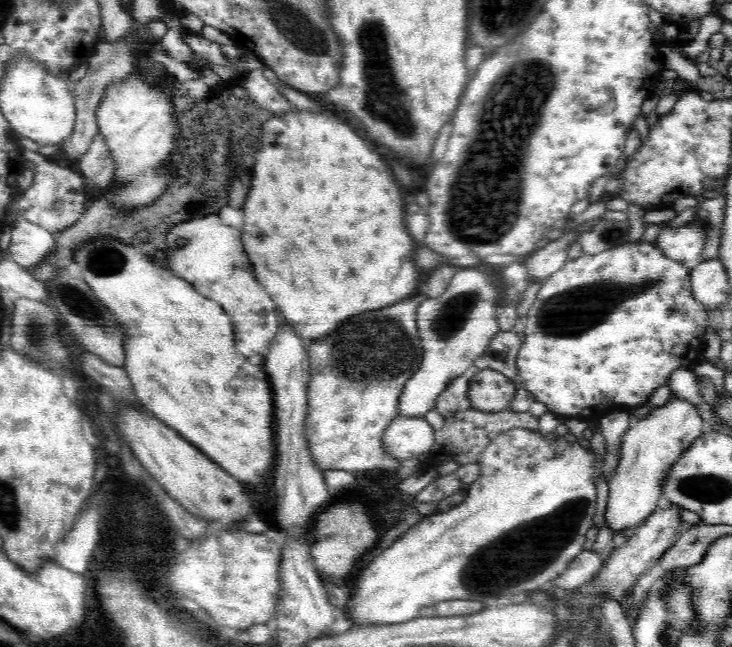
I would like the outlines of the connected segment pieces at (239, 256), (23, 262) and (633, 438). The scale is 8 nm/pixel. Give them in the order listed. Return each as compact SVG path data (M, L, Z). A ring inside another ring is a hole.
M206 216L174 224L168 234L163 236L168 245L166 258L172 274L194 284L198 293L222 304L224 312L234 316L234 336L240 354L252 356L262 354L263 350L270 350L270 342L282 328L284 318L278 314L278 308L274 306L270 296L264 294L264 288L256 280L254 270L250 270L250 260L240 242L240 230L223 224L218 216ZM180 238L184 238L186 244L178 248Z
M18 218L10 225L12 230L8 254L24 268L40 264L40 260L46 260L46 256L50 256L50 252L58 246L55 233L24 218Z
M677 397L656 407L623 434L619 463L607 481L609 497L605 522L610 530L634 531L661 505L666 474L676 464L676 460L690 449L690 444L704 434L702 426L704 422L696 407Z

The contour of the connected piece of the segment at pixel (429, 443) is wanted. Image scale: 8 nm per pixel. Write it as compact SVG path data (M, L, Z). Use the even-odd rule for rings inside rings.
M396 417L384 430L381 444L392 459L420 457L434 446L434 428L424 417Z

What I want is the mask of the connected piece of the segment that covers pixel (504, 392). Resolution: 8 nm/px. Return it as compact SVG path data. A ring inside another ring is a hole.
M485 368L470 379L467 398L474 410L498 412L509 408L517 390L514 380Z

